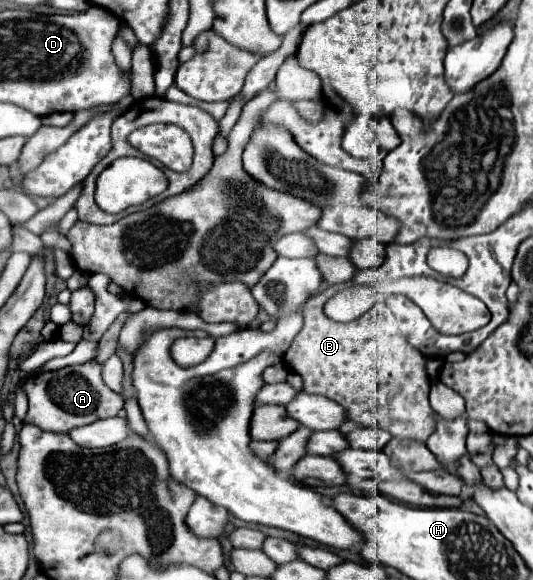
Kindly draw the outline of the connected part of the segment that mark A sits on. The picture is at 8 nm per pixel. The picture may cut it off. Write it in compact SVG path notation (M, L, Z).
M96 360L76 366L66 366L56 372L38 374L24 382L24 390L30 402L24 422L58 434L68 434L78 426L86 426L90 422L116 416L124 406L122 396L104 384L102 366Z

